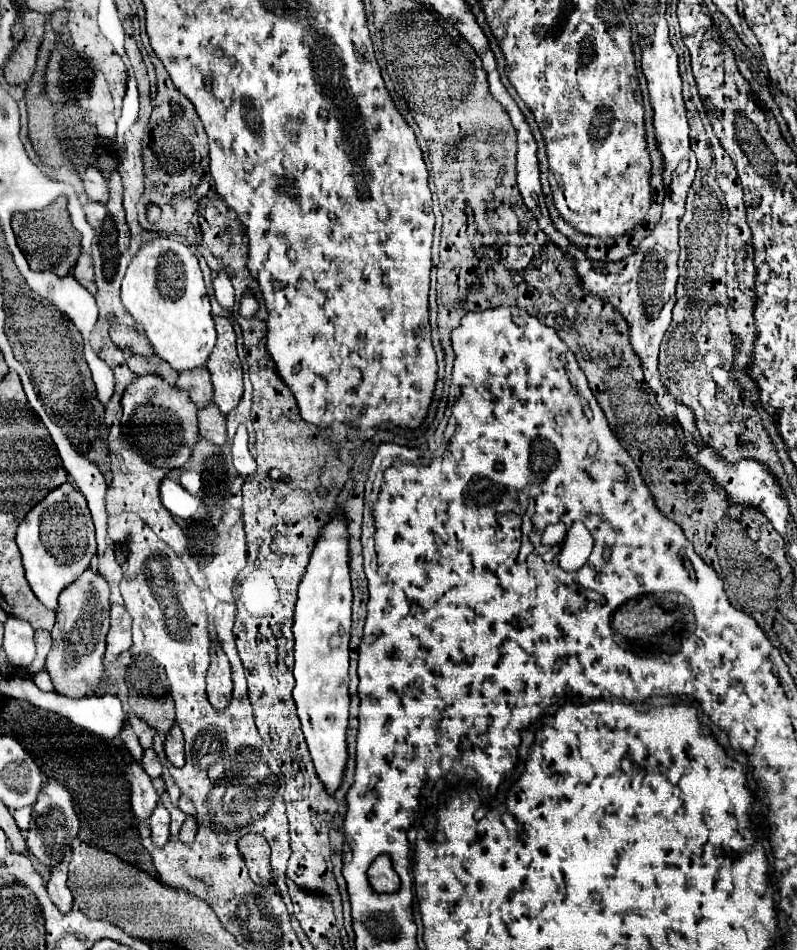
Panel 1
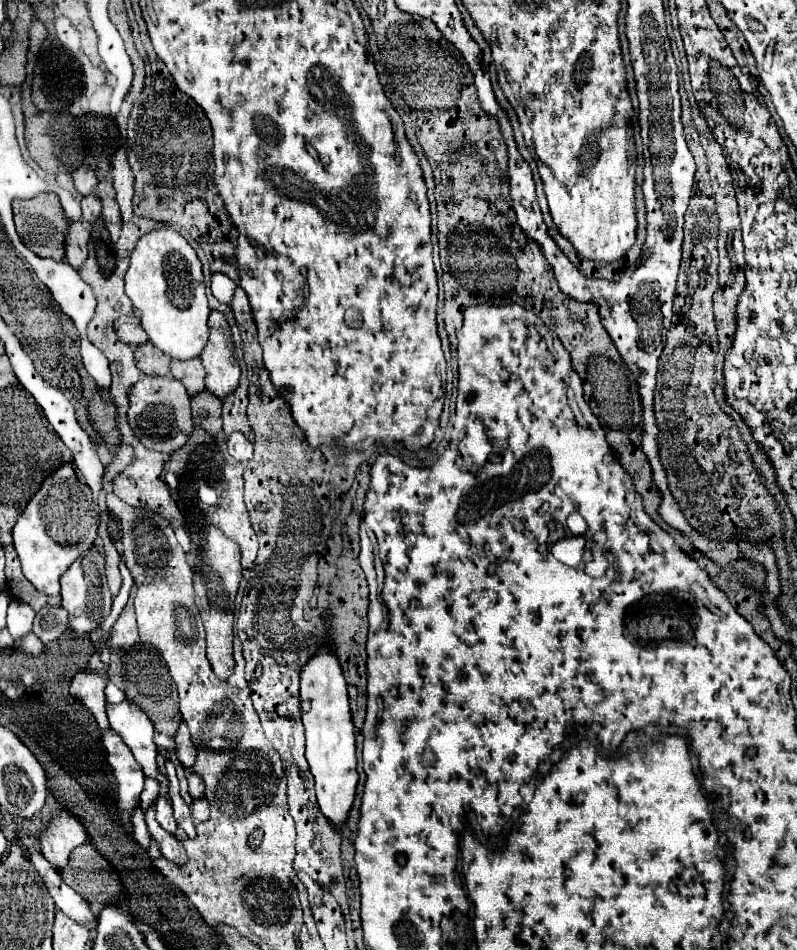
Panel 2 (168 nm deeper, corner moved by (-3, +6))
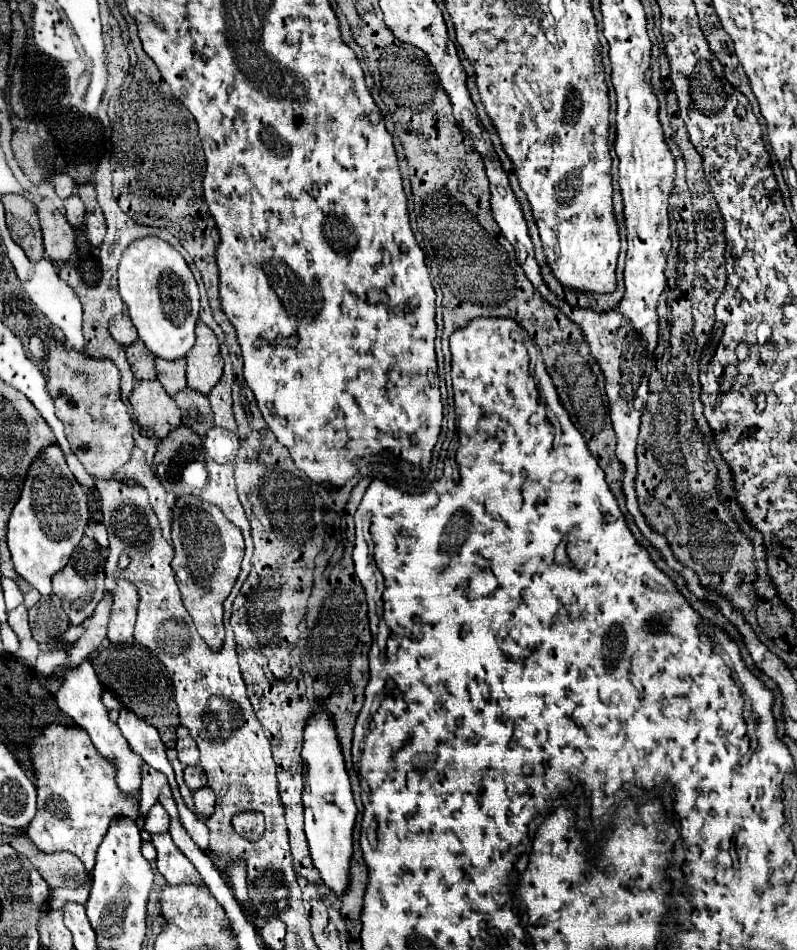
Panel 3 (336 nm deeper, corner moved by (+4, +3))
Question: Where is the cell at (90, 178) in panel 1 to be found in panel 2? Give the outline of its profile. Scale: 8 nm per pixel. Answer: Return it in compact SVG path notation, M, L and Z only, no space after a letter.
M79 167L75 173L73 173L73 179L75 179L75 187L81 195L91 195L95 193L95 185L99 185L99 179L95 175L93 169L89 167Z

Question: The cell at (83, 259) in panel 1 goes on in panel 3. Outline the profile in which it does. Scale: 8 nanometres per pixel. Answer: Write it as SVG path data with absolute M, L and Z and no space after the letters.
M42 198L40 202L36 200L34 206L42 226L46 256L50 260L66 260L76 248L72 226L66 222L64 214L54 206L52 200Z

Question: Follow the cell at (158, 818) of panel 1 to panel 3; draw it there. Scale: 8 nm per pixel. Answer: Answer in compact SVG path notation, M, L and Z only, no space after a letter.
M154 804L146 816L146 822L144 822L144 828L150 832L150 834L166 834L168 832L168 824L170 824L170 816L168 812L162 808L162 804Z

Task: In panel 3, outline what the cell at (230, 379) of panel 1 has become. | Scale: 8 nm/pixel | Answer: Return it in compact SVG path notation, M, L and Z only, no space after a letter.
M204 322L196 324L196 344L188 352L186 362L188 388L208 394L222 376L224 360L220 358L214 332Z

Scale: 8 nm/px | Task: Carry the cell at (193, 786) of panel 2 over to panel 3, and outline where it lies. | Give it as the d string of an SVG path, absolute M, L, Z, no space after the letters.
M198 764L184 768L184 780L186 780L186 784L188 784L188 788L190 788L192 792L196 792L198 788L204 788L204 786L206 786L204 770L202 770Z

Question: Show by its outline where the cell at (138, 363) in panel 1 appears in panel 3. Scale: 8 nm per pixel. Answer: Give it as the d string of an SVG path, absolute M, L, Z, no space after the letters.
M136 340L126 348L126 358L132 366L132 372L136 380L154 380L156 378L156 368L154 368L154 356L148 352L142 340Z

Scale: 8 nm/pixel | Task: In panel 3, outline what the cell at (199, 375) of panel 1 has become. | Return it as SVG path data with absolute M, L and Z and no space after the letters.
M156 358L156 372L158 380L164 386L164 390L174 396L178 390L186 386L186 360L160 360Z

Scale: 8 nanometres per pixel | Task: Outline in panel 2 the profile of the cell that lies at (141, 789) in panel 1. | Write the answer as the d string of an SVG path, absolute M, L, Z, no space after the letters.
M155 803L147 809L145 821L147 821L147 827L149 827L151 837L159 843L161 853L163 853L167 859L171 859L171 861L175 861L175 863L179 863L179 865L183 865L183 861L187 861L187 855L185 855L181 843L179 843L171 833L167 833L163 827L157 825L157 821L155 821Z

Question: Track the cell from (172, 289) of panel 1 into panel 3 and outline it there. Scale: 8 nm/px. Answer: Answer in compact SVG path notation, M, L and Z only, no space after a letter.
M158 236L132 242L122 254L118 268L118 290L146 348L164 360L184 358L186 352L194 346L194 326L198 322L200 294L182 254Z

